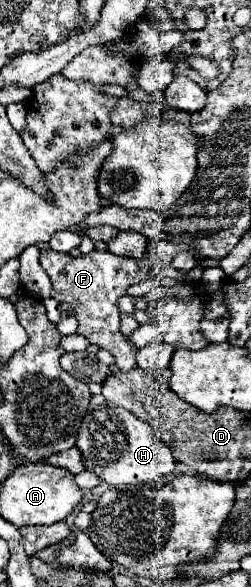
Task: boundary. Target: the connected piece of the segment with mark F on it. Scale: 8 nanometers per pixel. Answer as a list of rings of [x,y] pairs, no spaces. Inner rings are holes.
[[[149,240],[145,255],[141,259],[117,257],[109,251],[91,251],[77,259],[67,253],[57,253],[53,249],[41,251],[41,267],[49,275],[53,283],[53,295],[57,301],[67,301],[75,311],[79,321],[77,333],[83,335],[89,343],[107,349],[115,357],[115,365],[121,371],[129,371],[135,367],[137,347],[119,333],[119,309],[117,299],[125,295],[127,287],[151,277],[151,269],[155,262],[170,265],[172,257],[182,251],[190,251],[193,247],[186,244],[172,244],[166,240]]]

